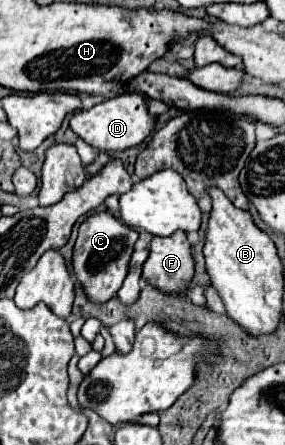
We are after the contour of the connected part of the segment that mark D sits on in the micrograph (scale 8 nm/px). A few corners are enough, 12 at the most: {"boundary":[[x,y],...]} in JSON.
{"boundary":[[136,91],[76,111],[70,129],[108,153],[142,145],[156,115]]}

